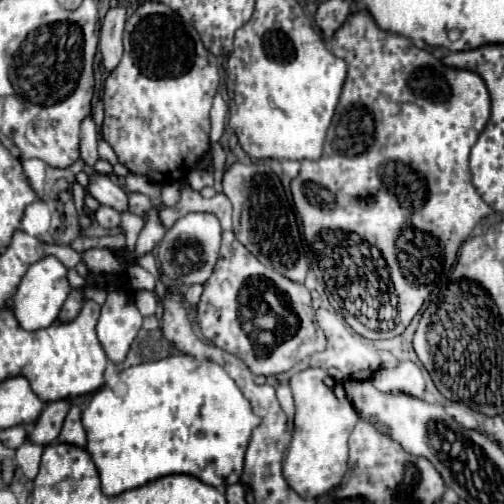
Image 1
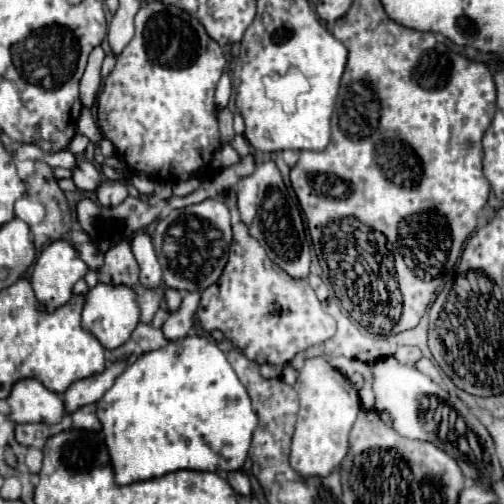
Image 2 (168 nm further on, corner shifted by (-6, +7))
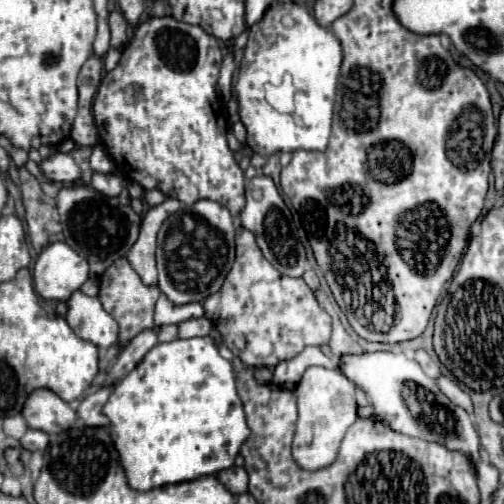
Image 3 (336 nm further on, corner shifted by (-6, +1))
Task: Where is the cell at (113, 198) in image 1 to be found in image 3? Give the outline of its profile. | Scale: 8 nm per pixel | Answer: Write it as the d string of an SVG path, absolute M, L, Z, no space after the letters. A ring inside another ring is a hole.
M55 153L47 159L43 159L43 173L45 177L65 183L65 185L75 185L81 181L81 167L75 163L75 159L67 153Z

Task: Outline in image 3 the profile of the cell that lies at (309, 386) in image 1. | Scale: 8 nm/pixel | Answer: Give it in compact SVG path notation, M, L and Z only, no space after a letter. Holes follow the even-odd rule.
M309 367L303 379L299 381L295 395L297 395L299 419L293 439L293 459L305 471L319 471L335 461L345 431L357 419L355 383L351 383L341 371L331 371L325 367Z

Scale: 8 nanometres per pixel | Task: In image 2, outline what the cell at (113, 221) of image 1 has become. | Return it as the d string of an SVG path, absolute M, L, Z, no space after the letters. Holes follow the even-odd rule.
M101 181L101 185L97 187L97 199L101 205L119 205L127 199L127 187L119 181Z

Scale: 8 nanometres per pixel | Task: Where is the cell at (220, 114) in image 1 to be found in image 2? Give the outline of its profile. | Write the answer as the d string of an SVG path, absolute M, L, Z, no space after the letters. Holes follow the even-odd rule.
M223 73L221 79L219 79L219 83L217 83L217 91L215 91L215 103L217 103L217 107L219 109L227 107L229 97L231 97L231 79L229 79L227 73Z

